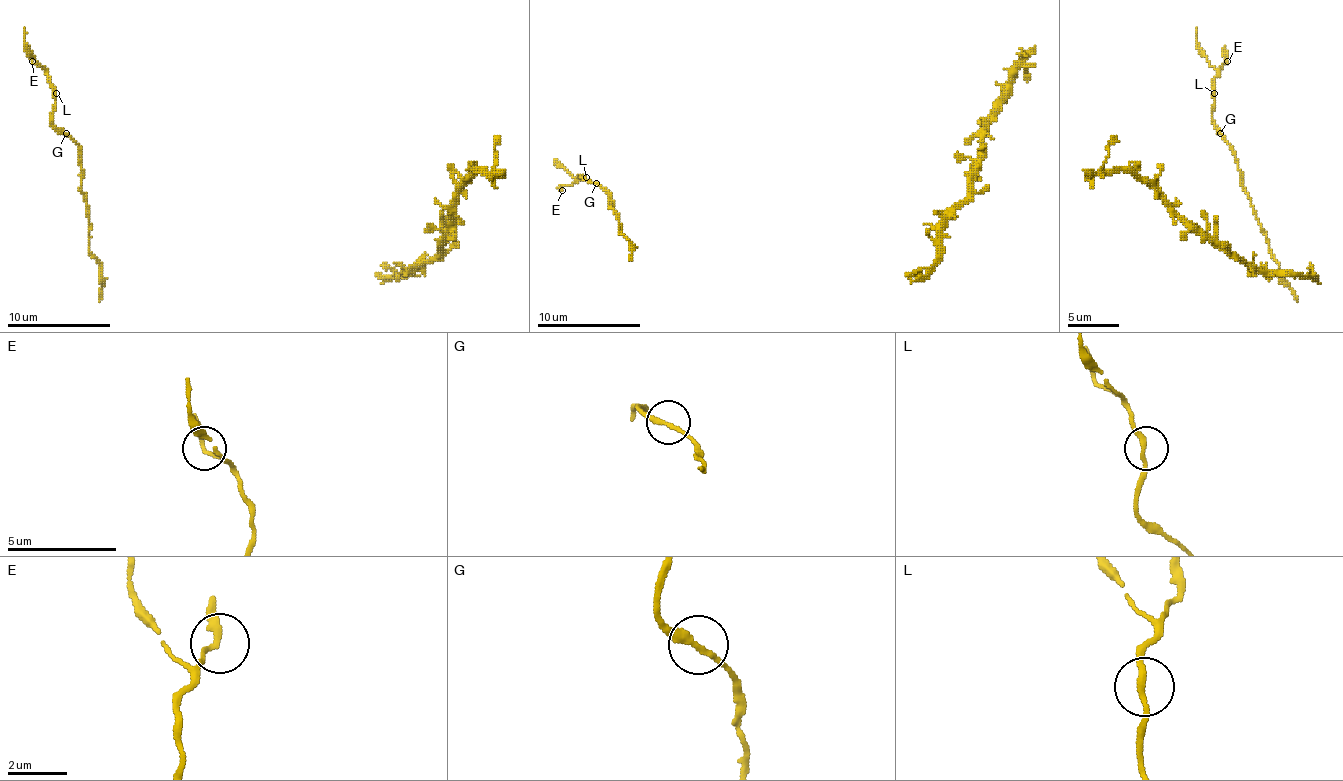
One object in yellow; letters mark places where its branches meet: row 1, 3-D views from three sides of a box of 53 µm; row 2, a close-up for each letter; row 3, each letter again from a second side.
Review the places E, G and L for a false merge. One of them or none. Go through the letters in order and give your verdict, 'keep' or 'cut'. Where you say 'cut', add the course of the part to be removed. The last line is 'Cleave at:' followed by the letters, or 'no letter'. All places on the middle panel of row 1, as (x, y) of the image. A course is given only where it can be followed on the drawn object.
E: keep
G: keep
L: keep
Cleave at: no letter

